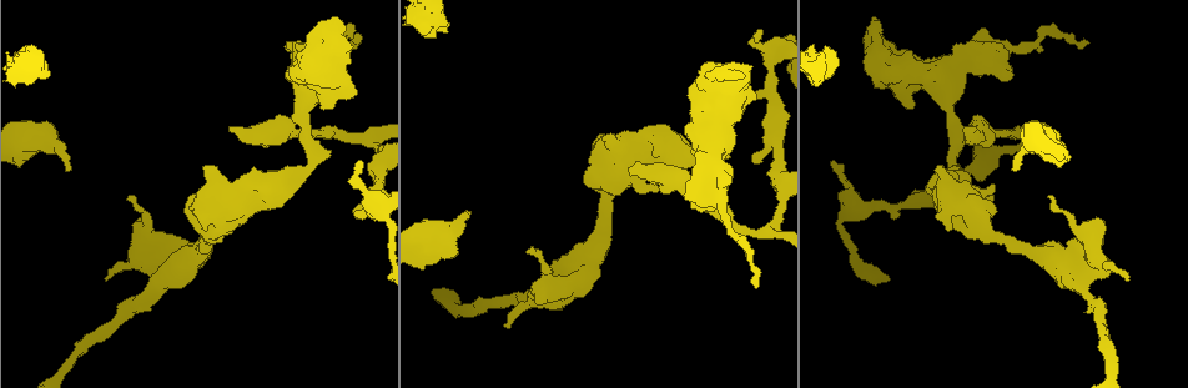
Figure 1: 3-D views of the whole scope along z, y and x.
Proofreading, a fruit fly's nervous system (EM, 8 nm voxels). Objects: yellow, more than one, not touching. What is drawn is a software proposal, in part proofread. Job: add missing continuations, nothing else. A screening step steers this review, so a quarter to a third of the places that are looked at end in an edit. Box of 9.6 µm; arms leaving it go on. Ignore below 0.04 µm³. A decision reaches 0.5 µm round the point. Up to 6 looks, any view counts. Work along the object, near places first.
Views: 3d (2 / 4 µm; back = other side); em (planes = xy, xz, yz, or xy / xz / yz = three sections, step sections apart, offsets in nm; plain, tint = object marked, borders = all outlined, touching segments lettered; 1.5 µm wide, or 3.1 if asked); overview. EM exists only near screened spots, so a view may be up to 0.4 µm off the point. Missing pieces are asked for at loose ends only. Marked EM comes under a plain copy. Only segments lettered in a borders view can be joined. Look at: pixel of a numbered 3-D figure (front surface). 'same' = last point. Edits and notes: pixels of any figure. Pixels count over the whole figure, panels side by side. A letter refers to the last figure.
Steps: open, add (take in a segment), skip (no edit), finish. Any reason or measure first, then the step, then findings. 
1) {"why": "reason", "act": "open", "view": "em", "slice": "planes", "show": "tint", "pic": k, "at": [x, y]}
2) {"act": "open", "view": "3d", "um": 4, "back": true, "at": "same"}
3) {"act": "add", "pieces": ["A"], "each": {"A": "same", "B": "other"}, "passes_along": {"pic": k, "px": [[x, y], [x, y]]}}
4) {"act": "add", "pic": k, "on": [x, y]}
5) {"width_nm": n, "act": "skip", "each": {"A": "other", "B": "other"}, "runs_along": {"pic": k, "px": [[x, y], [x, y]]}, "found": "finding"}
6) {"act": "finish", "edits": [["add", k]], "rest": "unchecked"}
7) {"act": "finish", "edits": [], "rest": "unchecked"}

{"why": "end of a long branch", "act": "open", "view": "3d", "um": 4, "back": true, "pic": 1, "at": [358, 44]}

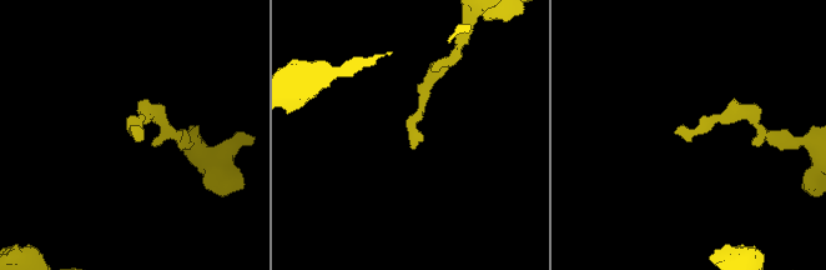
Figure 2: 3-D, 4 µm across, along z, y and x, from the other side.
{"act": "open", "view": "em", "slice": "planes", "show": "borders", "pic": 2, "at": [411, 147]}

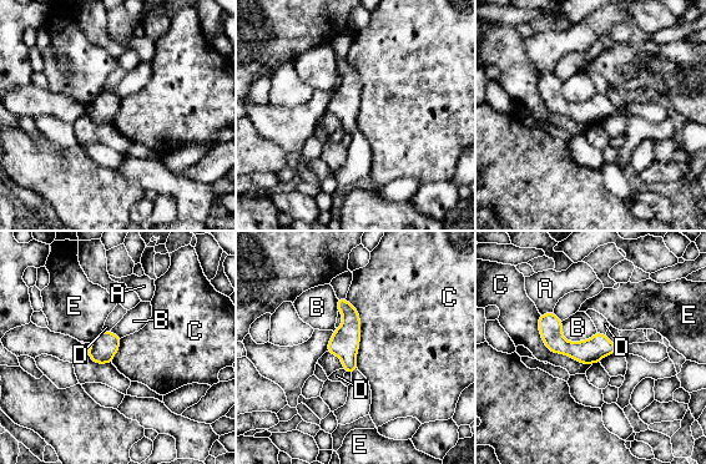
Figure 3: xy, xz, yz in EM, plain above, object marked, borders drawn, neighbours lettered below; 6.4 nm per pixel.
{"act": "skip", "each": {"A": "other", "B": "other", "C": "other", "D": "other", "E": "other"}, "found": "no lettered segment goes on from it"}

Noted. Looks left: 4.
{"why": "an open end", "act": "open", "view": "em", "slice": "xy", "step": 8, "show": "tint", "pic": 1, "at": [68, 169]}

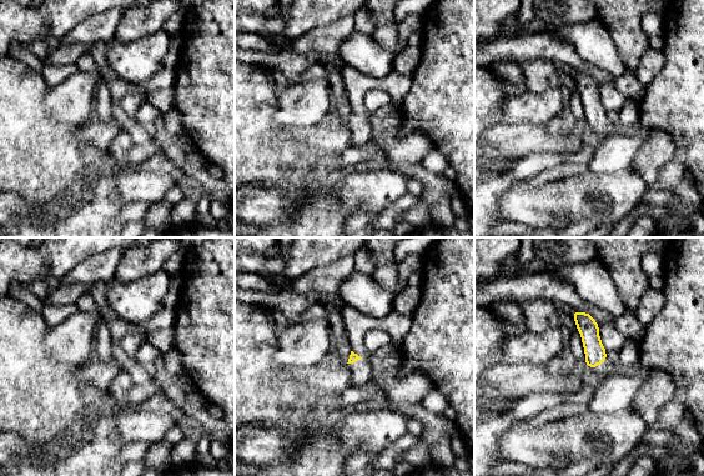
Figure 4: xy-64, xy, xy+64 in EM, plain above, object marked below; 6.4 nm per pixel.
{"act": "open", "view": "em", "slice": "xy", "step": 8, "show": "borders", "at": "same"}

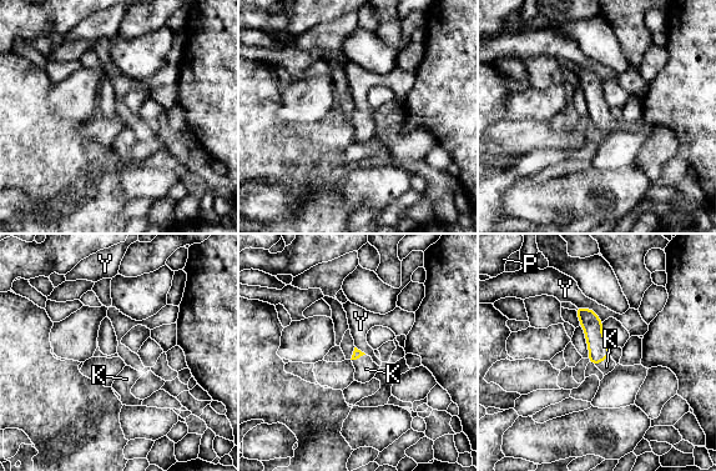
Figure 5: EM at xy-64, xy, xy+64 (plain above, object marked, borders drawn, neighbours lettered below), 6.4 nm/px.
{"act": "add", "pieces": ["K"], "each": {"K": "same", "P": "other", "Y": "other"}, "passes_along": {"pic": 5, "px": [[599, 350], [603, 360], [606, 366]]}, "found": "it goes on there"}

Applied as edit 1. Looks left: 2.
{"act": "finish", "edits": [["add", 5]], "rest": "unchecked"}

